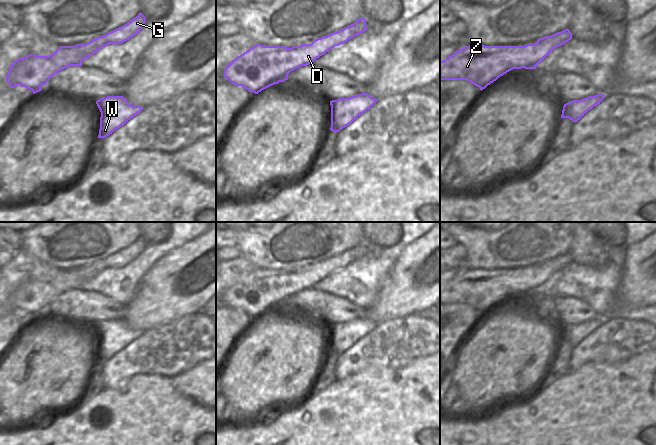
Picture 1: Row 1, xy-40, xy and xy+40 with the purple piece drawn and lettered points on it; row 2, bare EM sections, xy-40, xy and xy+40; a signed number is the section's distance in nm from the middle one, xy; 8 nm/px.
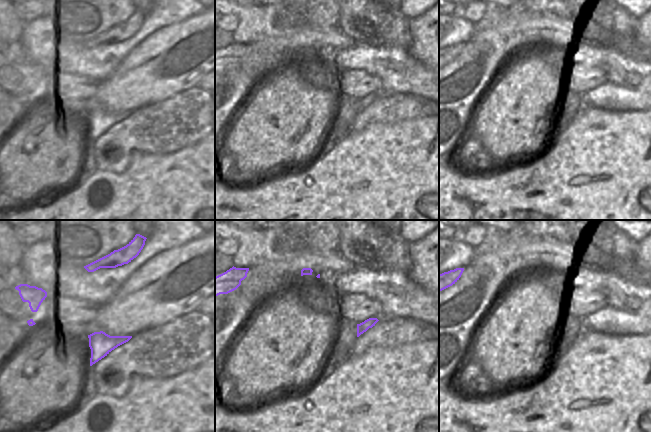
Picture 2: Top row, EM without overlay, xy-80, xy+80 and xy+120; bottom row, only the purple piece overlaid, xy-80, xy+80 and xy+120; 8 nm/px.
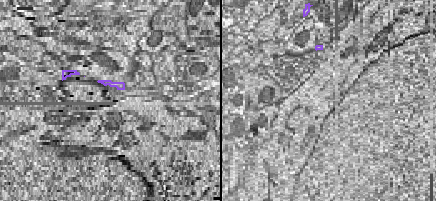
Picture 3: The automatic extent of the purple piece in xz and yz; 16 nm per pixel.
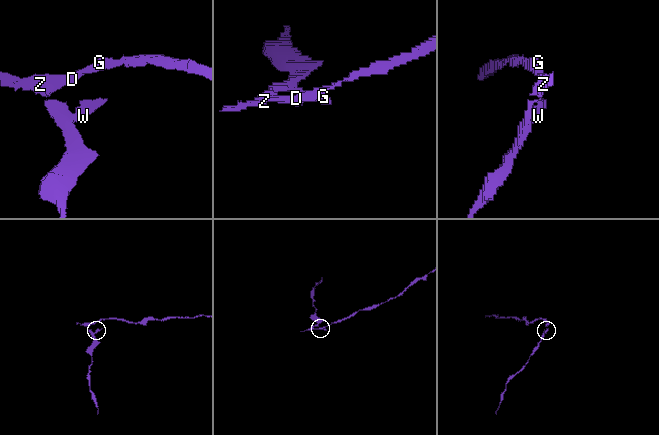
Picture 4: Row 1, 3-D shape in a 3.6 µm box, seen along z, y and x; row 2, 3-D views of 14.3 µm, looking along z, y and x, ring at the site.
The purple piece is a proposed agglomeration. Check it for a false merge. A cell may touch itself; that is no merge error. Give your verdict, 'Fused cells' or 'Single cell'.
Fused cells

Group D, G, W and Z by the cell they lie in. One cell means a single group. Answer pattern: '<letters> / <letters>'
D G Z / W

